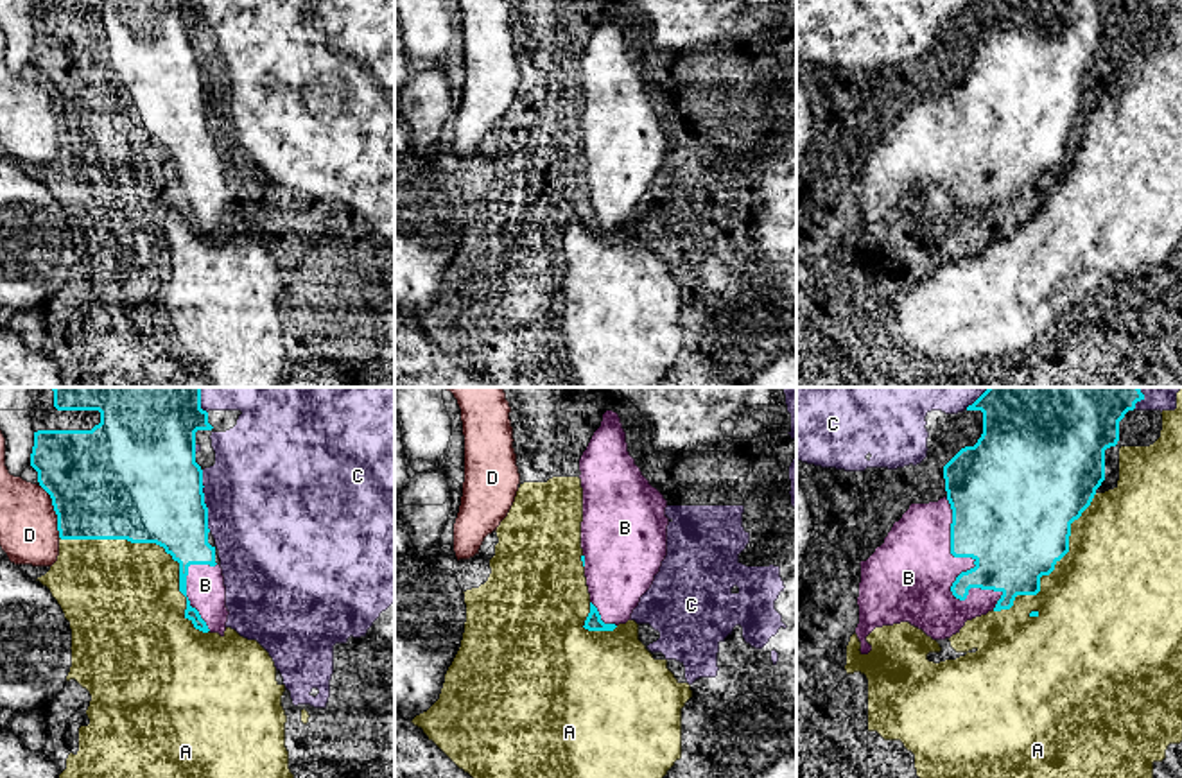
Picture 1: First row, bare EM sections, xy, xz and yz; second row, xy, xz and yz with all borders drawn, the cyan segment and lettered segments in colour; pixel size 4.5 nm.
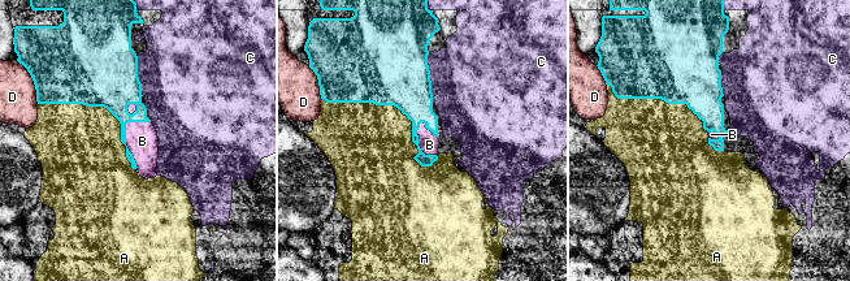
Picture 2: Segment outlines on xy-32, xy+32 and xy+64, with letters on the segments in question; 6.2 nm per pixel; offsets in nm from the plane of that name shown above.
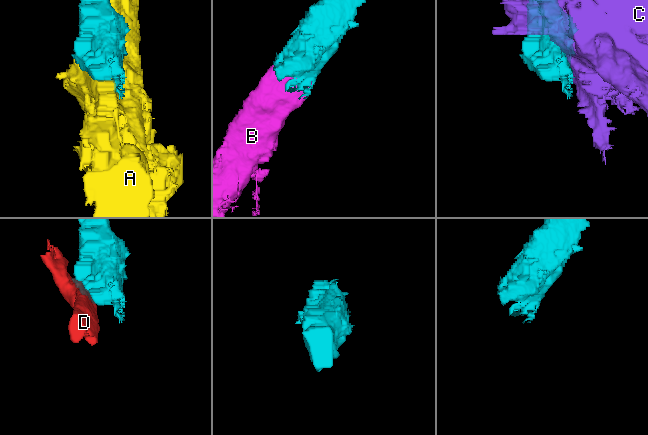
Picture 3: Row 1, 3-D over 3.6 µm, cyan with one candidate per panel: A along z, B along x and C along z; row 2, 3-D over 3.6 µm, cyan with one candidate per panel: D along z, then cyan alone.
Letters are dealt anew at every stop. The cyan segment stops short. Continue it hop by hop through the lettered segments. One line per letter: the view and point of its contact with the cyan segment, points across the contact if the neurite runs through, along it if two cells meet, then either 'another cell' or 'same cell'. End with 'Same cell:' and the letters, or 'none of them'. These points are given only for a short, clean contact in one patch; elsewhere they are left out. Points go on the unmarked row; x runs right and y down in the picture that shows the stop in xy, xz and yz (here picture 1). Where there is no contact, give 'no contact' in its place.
A: xy (158, 142) | another cell
B: yz (967, 169) | same cell
C: xy (203, 99) | another cell
D: xy (54, 108) | another cell
Same cell: B

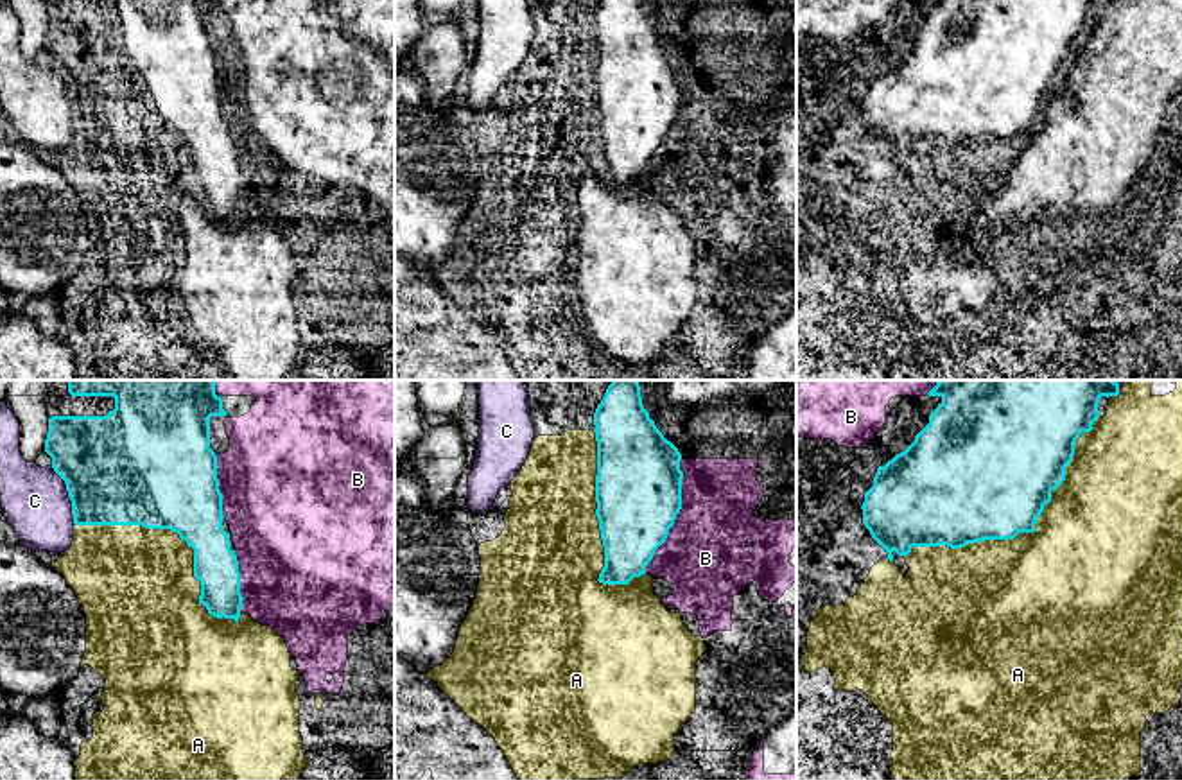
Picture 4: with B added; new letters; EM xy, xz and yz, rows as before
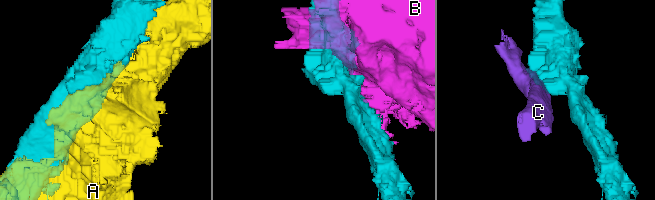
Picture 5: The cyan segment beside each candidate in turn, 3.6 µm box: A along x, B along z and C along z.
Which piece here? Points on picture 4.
A: yz (1021, 130) | another cell
B: xz (673, 122) | another cell
C: xy (69, 94) | another cell
Same cell: none of them

